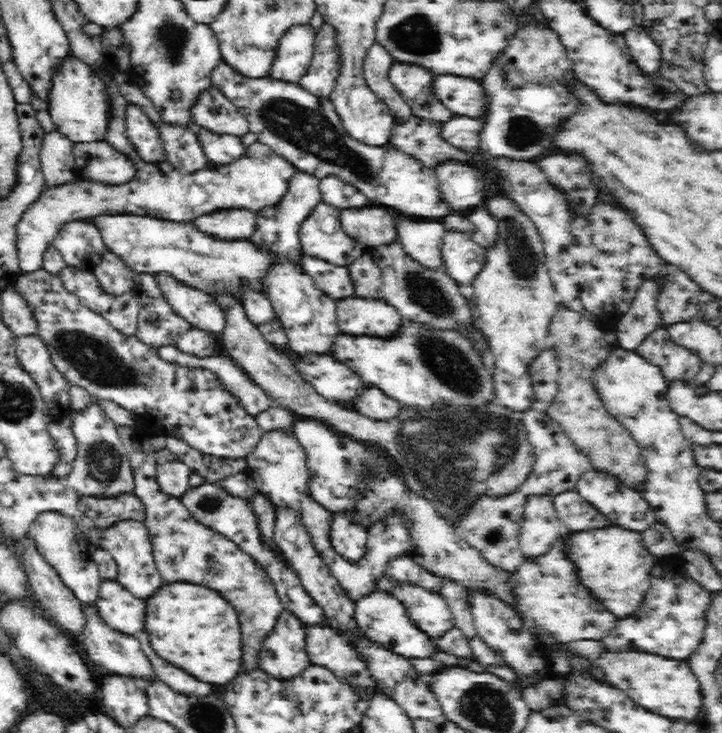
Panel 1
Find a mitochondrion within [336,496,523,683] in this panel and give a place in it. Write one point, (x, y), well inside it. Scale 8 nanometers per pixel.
(494, 535)

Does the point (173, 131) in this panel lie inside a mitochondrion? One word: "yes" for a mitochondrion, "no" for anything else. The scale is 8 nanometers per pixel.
no

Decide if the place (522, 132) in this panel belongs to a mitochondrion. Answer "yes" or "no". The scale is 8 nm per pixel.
yes

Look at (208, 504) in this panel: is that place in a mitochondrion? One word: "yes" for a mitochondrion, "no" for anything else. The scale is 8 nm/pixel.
yes

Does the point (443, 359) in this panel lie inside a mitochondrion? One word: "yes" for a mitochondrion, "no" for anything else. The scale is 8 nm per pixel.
yes

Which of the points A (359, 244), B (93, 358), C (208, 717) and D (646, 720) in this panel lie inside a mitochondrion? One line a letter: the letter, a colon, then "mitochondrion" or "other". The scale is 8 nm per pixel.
A: other
B: mitochondrion
C: mitochondrion
D: other

